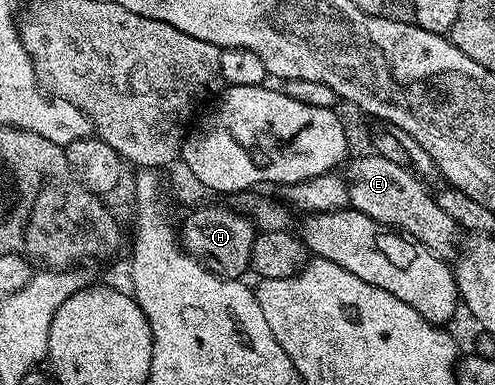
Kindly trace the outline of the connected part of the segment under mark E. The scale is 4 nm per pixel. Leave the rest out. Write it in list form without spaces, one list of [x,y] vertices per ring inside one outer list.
[[[374,152],[367,153],[361,158],[353,157],[347,163],[346,181],[351,209],[370,216],[385,228],[395,228],[399,233],[407,234],[442,259],[451,259],[458,250],[458,227],[446,212],[442,212],[442,208],[438,208],[433,191],[428,191],[424,187],[427,185],[408,166],[394,164],[394,160],[386,160]]]

